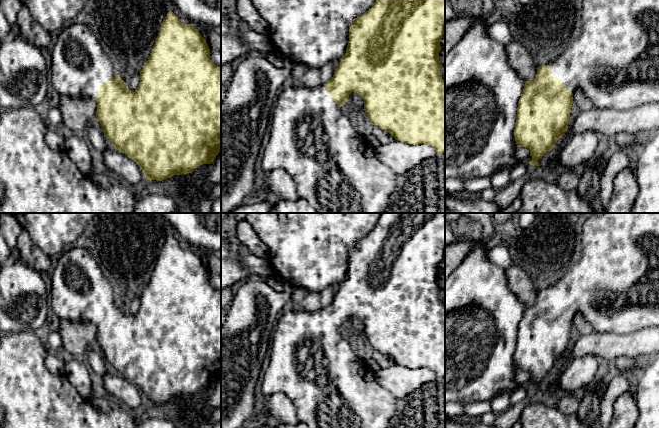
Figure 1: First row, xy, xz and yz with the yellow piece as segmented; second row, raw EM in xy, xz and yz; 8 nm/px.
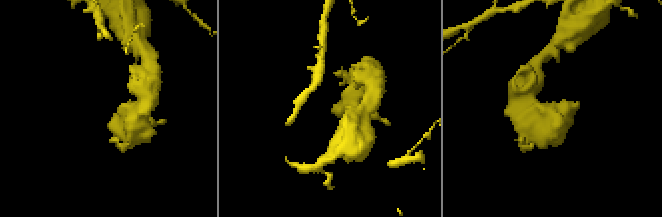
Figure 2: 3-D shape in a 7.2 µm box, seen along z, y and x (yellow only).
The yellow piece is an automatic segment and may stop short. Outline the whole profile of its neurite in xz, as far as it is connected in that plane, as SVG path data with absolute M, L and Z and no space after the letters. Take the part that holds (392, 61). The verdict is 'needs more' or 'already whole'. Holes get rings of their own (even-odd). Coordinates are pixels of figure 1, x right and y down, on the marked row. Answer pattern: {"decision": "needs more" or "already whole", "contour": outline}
{"decision": "needs more", "contour": "M376 0L372 7L363 15L357 17L349 29L349 41L345 55L334 71L333 77L324 85L316 88L289 86L282 87L276 98L271 112L271 131L269 142L264 150L261 167L267 173L275 169L283 169L291 175L299 198L306 200L318 213L384 213L389 205L397 183L397 175L393 170L379 161L374 148L370 146L366 137L354 127L352 120L343 108L352 92L360 95L364 100L364 110L374 127L391 134L395 140L409 145L431 145L437 154L445 153L445 81L440 69L443 66L439 60L441 50L440 40L445 30L445 0Z"}

